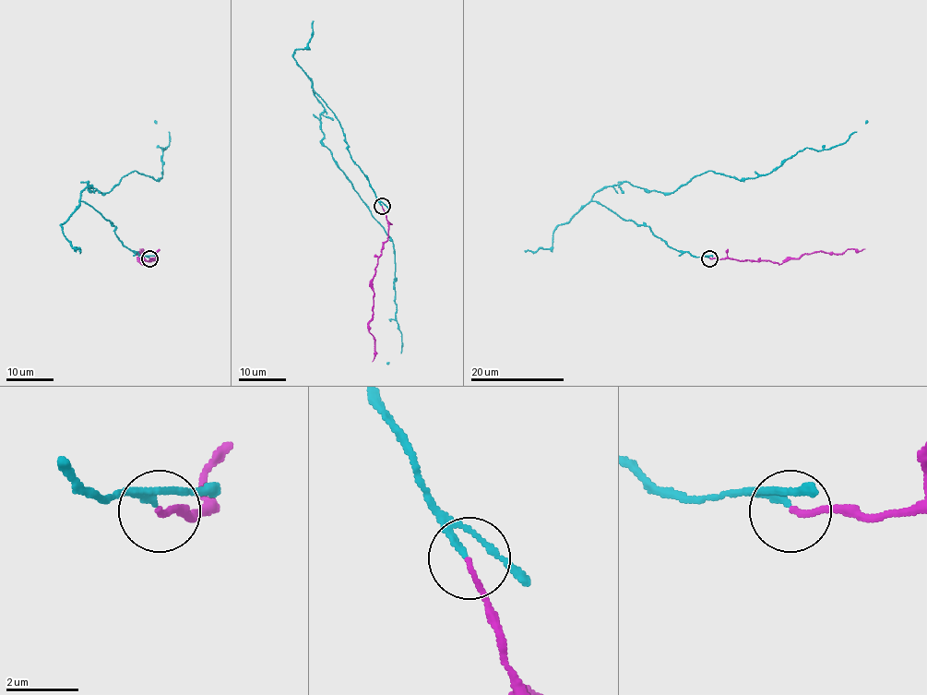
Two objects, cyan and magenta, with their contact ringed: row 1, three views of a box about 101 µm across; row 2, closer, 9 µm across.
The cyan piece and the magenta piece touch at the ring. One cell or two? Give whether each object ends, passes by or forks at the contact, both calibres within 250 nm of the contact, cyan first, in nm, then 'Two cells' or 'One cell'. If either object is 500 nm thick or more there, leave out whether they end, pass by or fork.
At the ring cyan ends. At the ring magenta ends. Thickness 190 nm (cyan) against 130 nm. One cell

